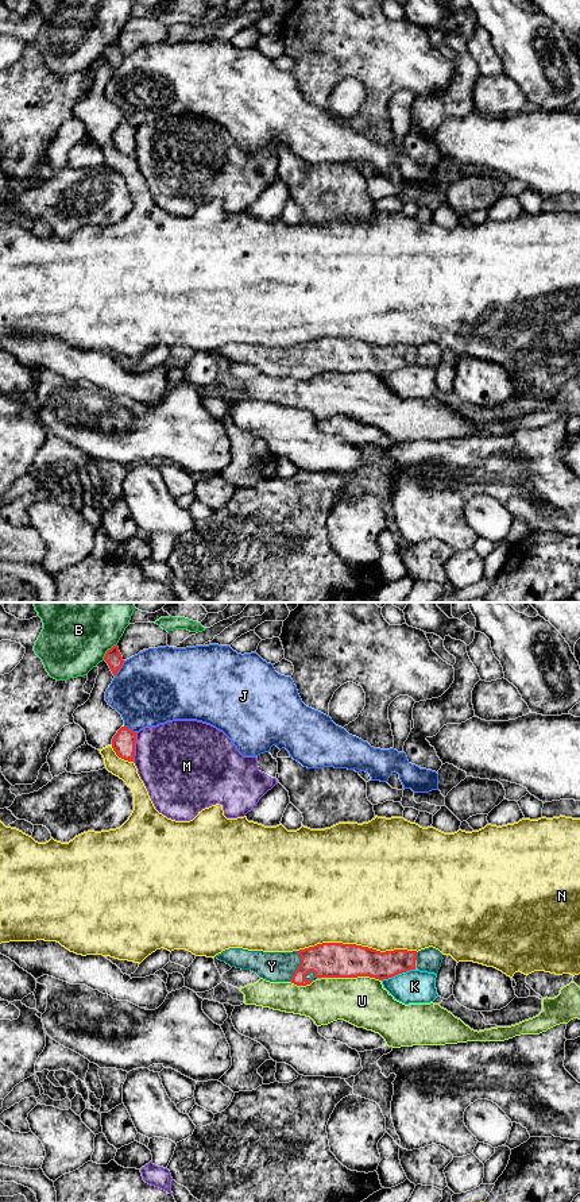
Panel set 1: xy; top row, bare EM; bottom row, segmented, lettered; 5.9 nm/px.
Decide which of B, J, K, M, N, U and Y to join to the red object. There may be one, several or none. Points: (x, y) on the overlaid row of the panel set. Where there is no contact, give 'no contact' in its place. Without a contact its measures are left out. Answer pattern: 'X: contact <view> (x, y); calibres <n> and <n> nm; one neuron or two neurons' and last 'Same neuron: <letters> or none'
B: contact xy (107, 651); calibres 100 and 500 nm; two neurons
J: contact xy (120, 667); calibres 100 and 440 nm; two neurons
K: contact xy (398, 973); calibres 180 and 200 nm; two neurons
M: contact xy (134, 747); calibres 140 and 440 nm; two neurons
N: contact xy (358, 946); calibres 200 and 480 nm; two neurons
U: contact xy (351, 977); calibres 200 and 300 nm; two neurons
Y: contact xy (300, 966); calibres 200 and 180 nm; one neuron
Same neuron: Y

